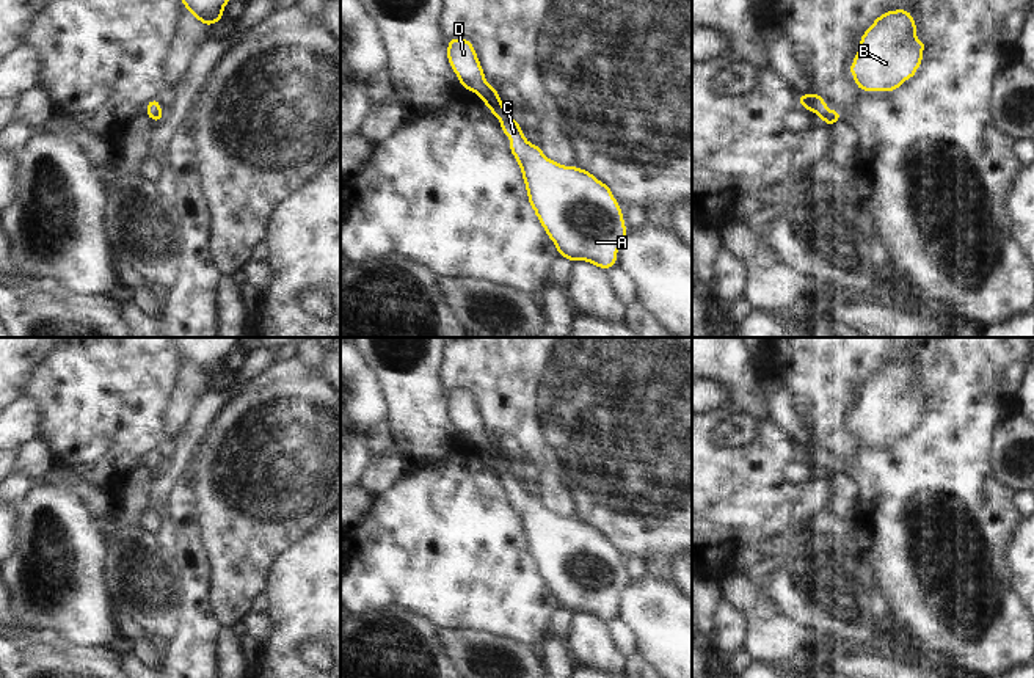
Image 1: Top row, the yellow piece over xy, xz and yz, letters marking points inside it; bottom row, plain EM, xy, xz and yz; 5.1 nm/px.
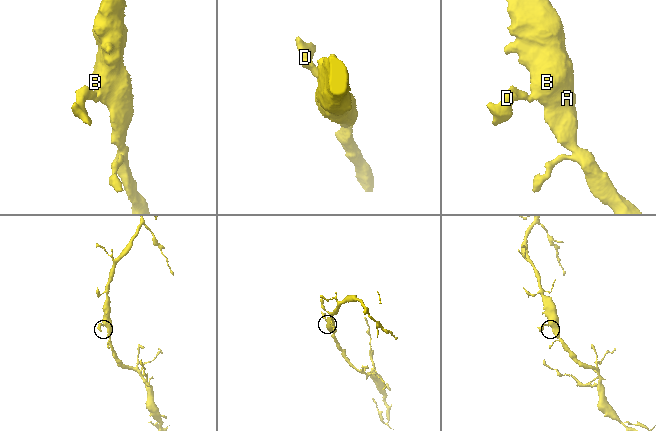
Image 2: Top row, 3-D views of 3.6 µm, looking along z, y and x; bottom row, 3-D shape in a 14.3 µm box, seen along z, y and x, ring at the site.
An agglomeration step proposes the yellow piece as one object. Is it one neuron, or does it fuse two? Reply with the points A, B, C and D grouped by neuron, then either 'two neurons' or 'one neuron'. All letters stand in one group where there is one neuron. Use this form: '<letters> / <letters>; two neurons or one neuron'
A B C D; one neuron

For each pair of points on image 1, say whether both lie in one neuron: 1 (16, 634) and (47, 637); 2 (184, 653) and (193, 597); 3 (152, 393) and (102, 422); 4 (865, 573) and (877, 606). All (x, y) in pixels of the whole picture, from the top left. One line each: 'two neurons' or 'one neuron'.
1: one neuron
2: one neuron
3: one neuron
4: one neuron

